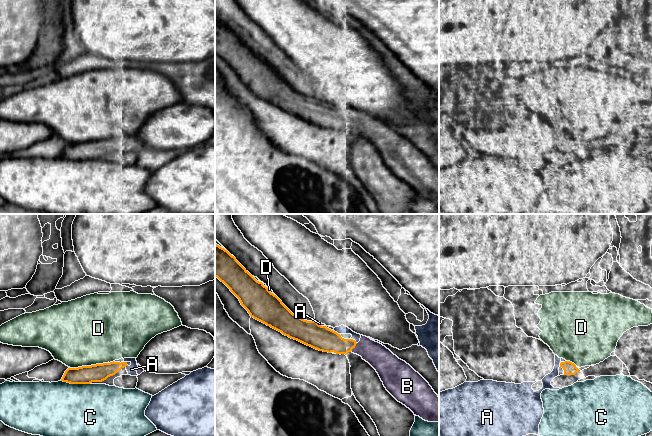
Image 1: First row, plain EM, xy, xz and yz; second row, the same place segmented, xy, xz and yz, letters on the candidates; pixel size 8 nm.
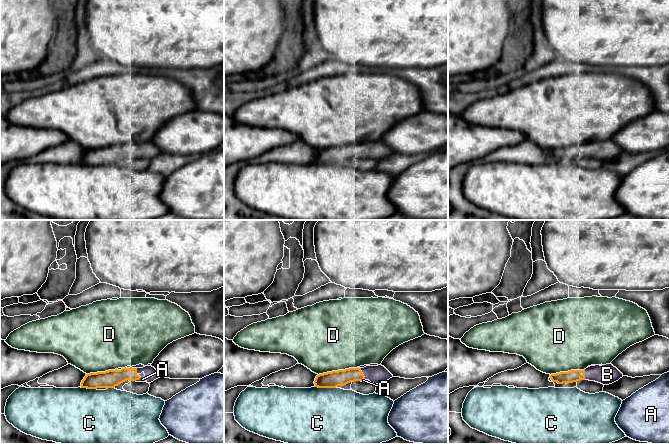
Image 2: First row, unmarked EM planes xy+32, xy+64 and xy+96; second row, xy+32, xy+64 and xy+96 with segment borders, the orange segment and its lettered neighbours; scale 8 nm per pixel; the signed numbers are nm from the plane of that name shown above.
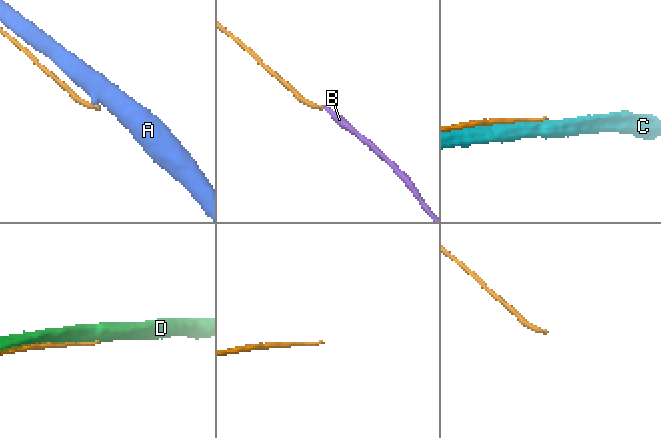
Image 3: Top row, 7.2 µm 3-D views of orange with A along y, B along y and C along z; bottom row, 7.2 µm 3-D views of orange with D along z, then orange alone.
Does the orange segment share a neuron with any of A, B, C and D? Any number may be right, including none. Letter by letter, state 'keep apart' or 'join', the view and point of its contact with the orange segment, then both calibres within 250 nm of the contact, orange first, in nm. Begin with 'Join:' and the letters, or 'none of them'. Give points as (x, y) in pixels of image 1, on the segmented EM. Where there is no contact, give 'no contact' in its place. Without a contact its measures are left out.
Join: B
A: keep apart | xz (354, 340) | 190/70 nm
B: join | xz (354, 347) | 190/190 nm
C: keep apart | xy (76, 383) | 140/440 nm
D: keep apart | xy (88, 366) | 140/480 nm

